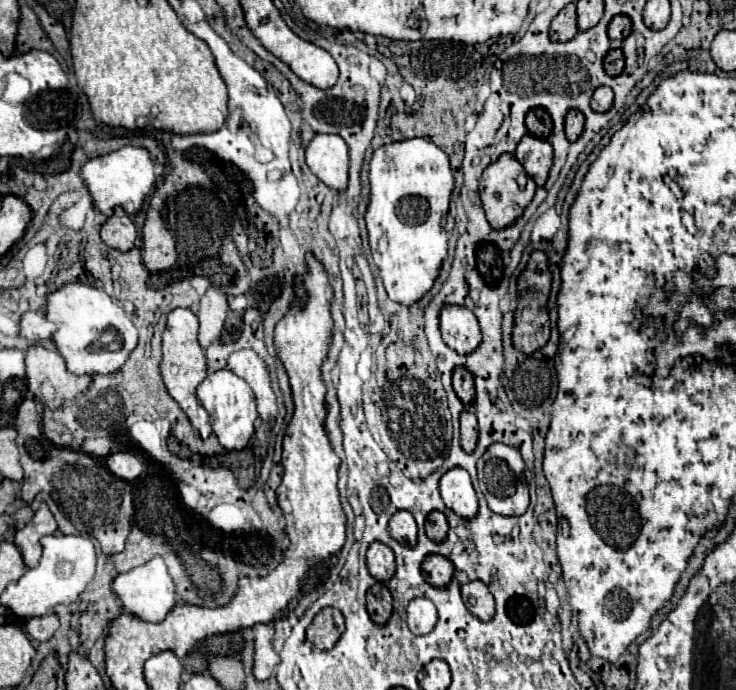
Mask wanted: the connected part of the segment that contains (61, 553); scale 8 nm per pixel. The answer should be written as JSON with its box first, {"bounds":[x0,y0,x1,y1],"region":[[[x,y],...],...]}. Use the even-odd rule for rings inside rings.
{"bounds":[1,533,97,617],"region":[[[55,533],[43,537],[41,545],[43,555],[39,565],[35,569],[27,569],[25,575],[17,583],[11,583],[1,595],[1,603],[19,617],[43,617],[49,615],[59,603],[75,603],[95,577],[97,555],[92,537]]]}

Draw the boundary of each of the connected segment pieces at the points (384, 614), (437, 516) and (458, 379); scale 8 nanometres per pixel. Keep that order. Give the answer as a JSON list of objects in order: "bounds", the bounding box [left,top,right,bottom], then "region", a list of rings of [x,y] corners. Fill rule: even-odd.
[{"bounds":[367,585,393,625],"region":[[[373,585],[367,591],[367,611],[375,625],[385,625],[393,613],[393,597],[385,585]]]},{"bounds":[425,511,449,543],"region":[[[435,511],[427,517],[427,525],[425,525],[425,531],[427,531],[427,537],[435,543],[441,543],[447,539],[447,533],[449,533],[449,525],[447,525],[447,519],[443,513]]]},{"bounds":[453,367,475,407],"region":[[[463,367],[455,369],[455,373],[453,373],[453,389],[455,389],[457,397],[463,399],[463,403],[467,407],[473,405],[473,401],[475,401],[475,383],[473,383],[473,377],[471,377],[471,373],[467,369],[463,369]]]}]

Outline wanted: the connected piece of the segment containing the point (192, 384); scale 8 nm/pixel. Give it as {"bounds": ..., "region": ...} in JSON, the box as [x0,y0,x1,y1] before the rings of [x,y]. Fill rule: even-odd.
{"bounds":[161,307,211,439],"region":[[[177,307],[167,317],[167,327],[163,331],[163,361],[161,361],[161,375],[169,395],[179,403],[179,407],[187,413],[189,421],[197,429],[197,433],[207,439],[211,435],[211,415],[199,403],[195,389],[207,377],[207,359],[205,351],[199,347],[199,319],[191,309]]]}

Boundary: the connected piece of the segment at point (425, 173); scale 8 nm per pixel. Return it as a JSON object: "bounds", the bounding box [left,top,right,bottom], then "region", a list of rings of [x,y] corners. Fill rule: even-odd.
{"bounds":[365,137,455,307],"region":[[[421,137],[383,145],[373,153],[369,181],[371,181],[371,201],[365,213],[365,223],[369,231],[369,245],[371,245],[373,261],[379,267],[389,299],[411,307],[429,293],[447,257],[449,241],[443,229],[443,217],[449,213],[449,201],[451,201],[453,187],[455,187],[455,177],[449,165],[449,157],[441,147]]]}

